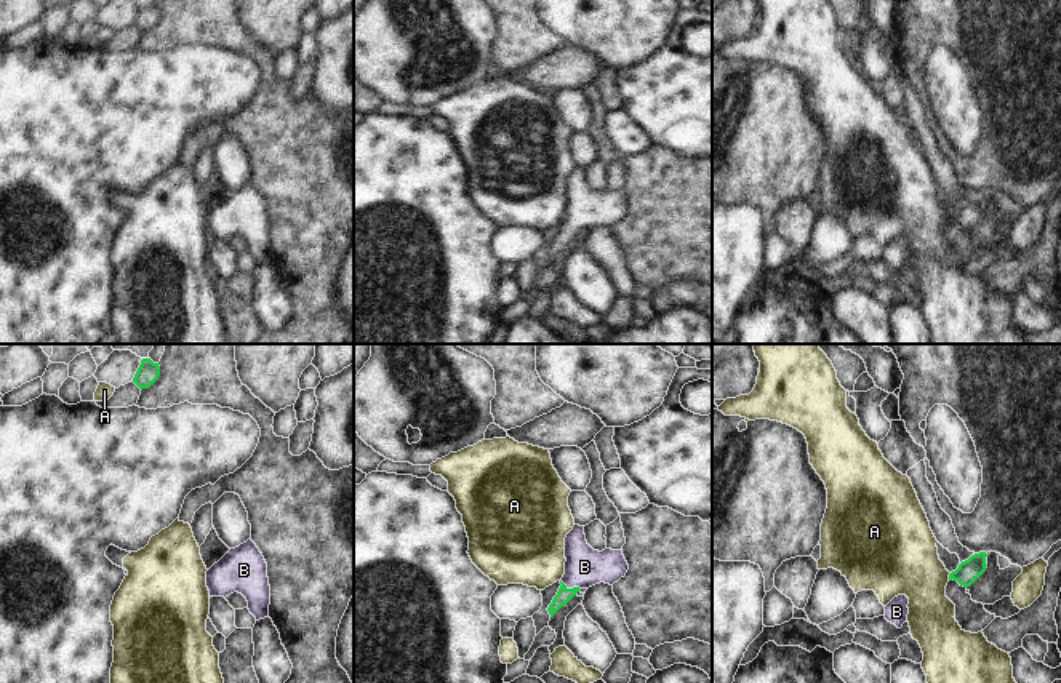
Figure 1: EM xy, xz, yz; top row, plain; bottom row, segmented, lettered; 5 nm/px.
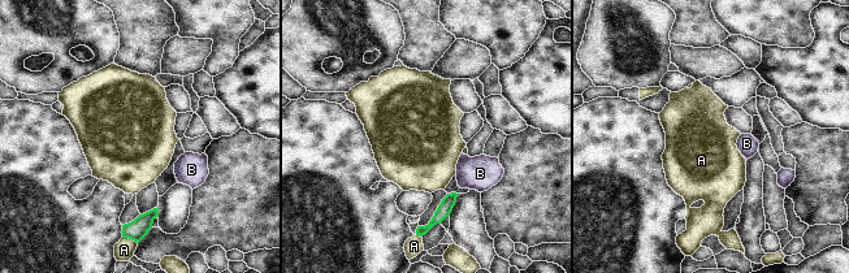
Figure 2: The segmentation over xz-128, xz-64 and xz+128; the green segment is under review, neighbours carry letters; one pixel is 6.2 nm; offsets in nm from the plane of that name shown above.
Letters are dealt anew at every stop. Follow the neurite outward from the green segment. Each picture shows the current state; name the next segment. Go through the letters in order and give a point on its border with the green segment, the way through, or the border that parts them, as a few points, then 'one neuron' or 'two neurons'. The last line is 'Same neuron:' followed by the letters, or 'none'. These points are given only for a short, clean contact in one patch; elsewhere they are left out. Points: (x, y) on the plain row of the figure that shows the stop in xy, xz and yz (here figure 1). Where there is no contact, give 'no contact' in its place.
A: yz (949, 218) | two neurons
B: xz (570, 231) | across xz (564, 237), (570, 231), (573, 221), (584, 208) | one neuron
Same neuron: B

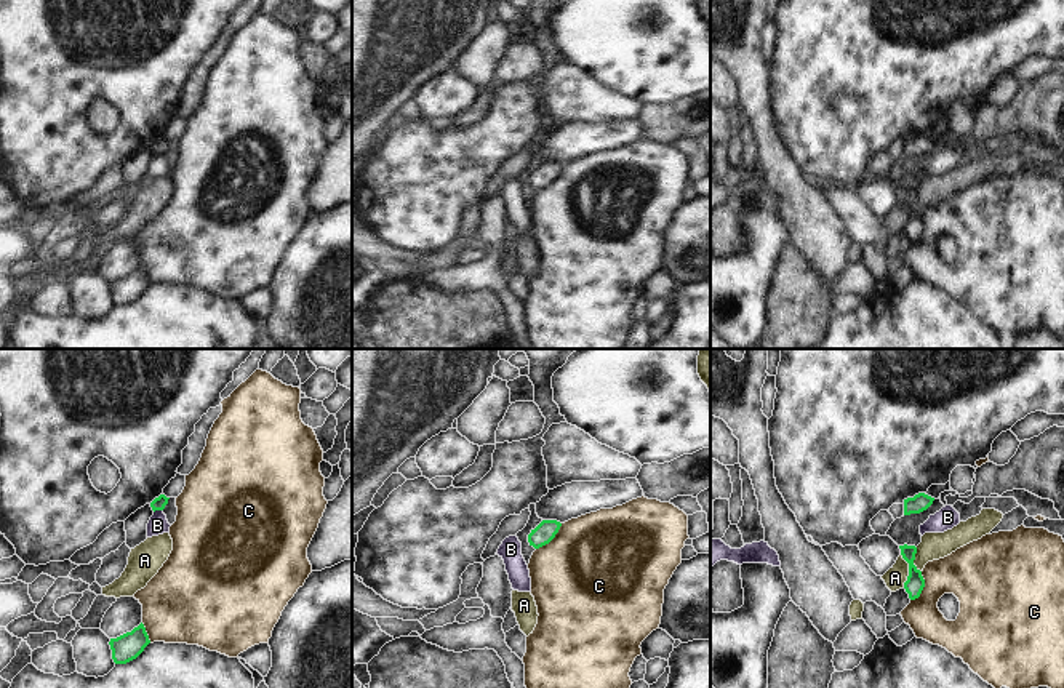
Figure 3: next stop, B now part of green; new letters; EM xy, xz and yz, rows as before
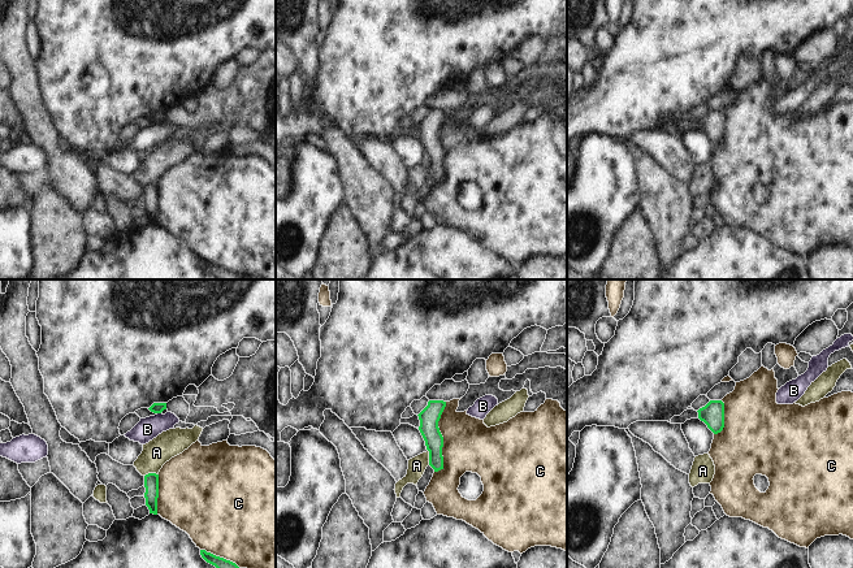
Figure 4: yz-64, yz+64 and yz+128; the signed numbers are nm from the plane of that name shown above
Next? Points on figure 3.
A: yz (909, 212) | two neurons
B: xy (157, 151) | along xy (162, 151), (154, 154) | two neurons
C: yz (924, 228) | two neurons
Same neuron: none

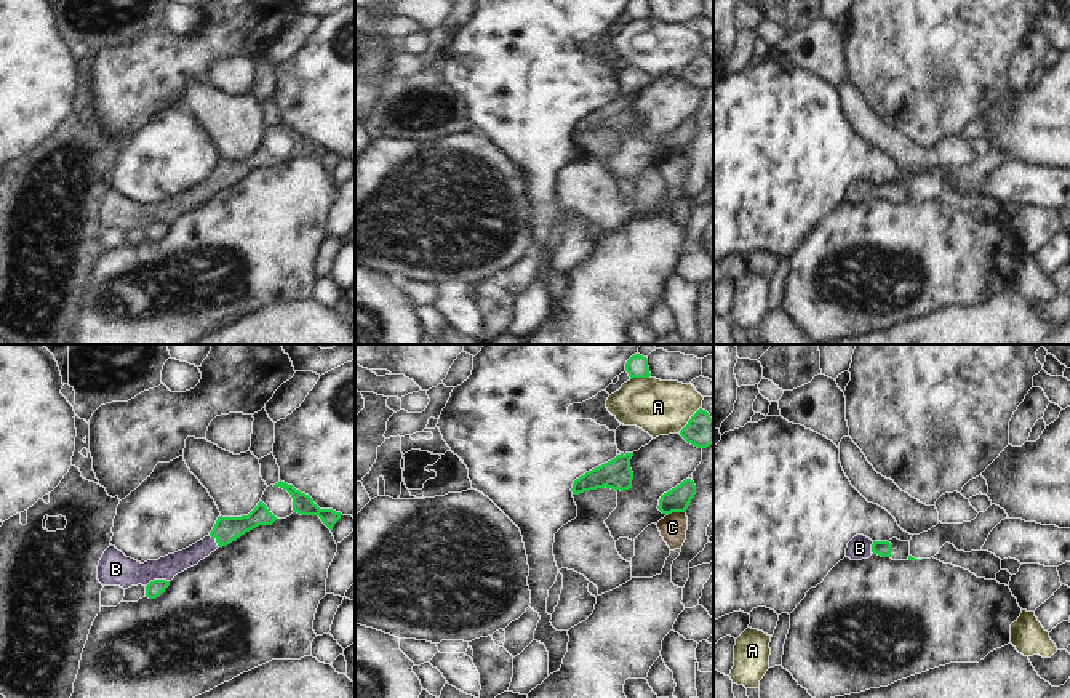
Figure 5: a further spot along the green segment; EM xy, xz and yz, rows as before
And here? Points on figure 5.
A: xz (640, 18) | two neurons
B: xy (157, 221) | one neuron
C: xz (675, 152) | along xz (685, 152), (672, 152), (667, 157) | two neurons
Same neuron: B

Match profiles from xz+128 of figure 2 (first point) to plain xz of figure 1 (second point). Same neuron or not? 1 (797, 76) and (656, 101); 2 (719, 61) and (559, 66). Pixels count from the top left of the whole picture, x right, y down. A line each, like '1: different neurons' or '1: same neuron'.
1: same neuron
2: same neuron

